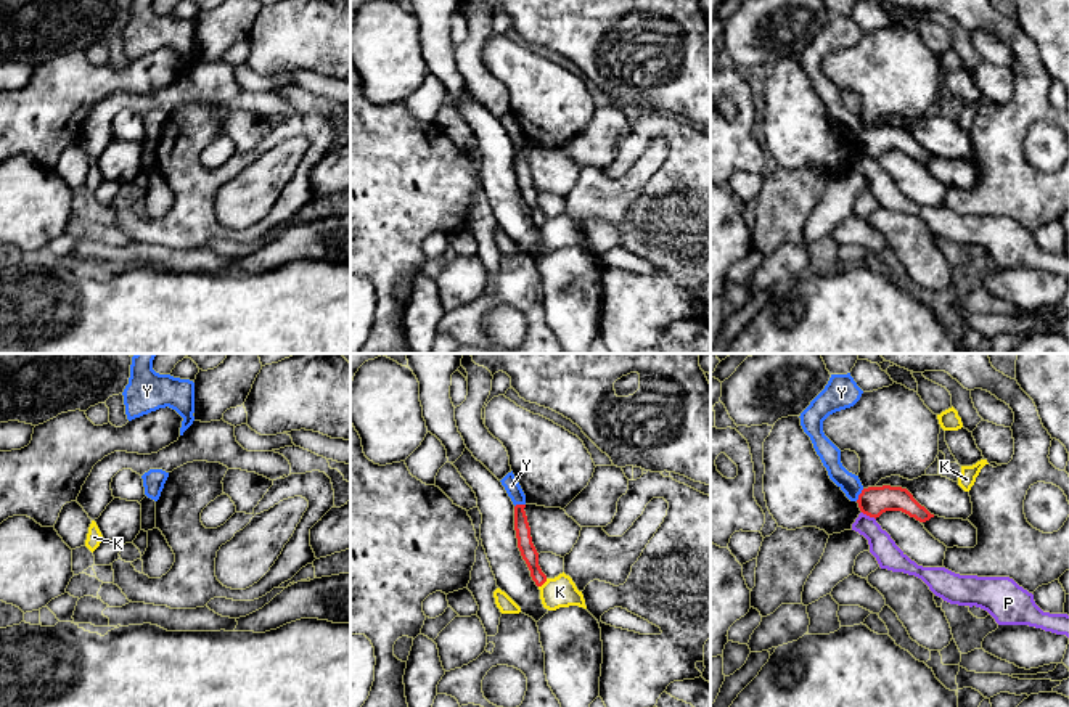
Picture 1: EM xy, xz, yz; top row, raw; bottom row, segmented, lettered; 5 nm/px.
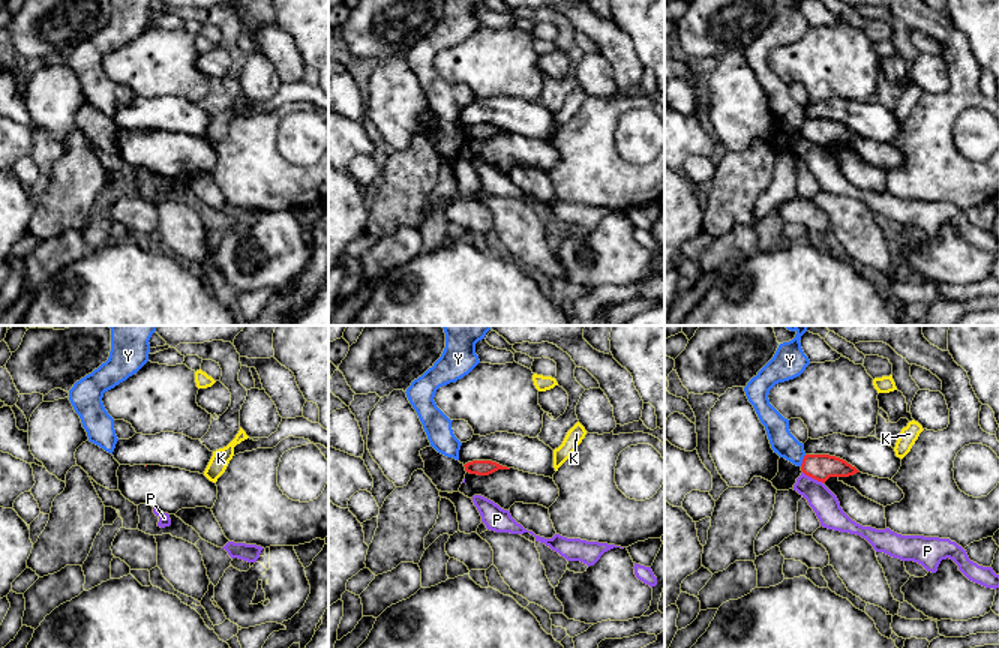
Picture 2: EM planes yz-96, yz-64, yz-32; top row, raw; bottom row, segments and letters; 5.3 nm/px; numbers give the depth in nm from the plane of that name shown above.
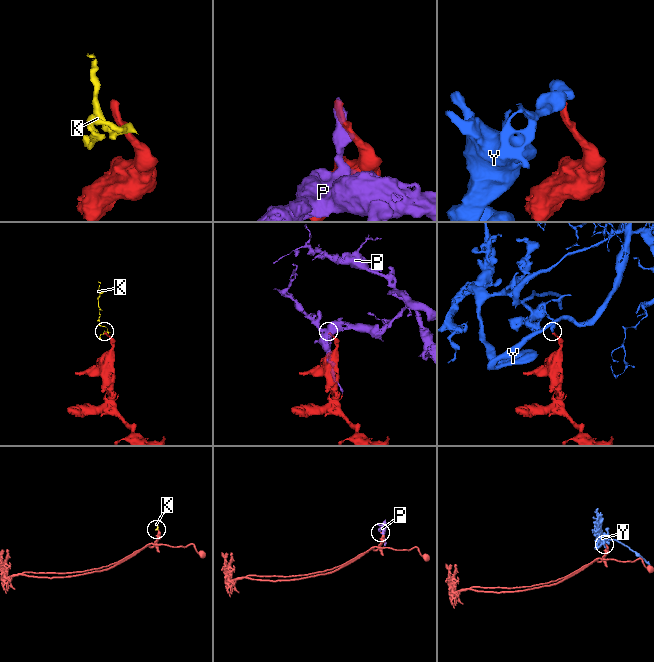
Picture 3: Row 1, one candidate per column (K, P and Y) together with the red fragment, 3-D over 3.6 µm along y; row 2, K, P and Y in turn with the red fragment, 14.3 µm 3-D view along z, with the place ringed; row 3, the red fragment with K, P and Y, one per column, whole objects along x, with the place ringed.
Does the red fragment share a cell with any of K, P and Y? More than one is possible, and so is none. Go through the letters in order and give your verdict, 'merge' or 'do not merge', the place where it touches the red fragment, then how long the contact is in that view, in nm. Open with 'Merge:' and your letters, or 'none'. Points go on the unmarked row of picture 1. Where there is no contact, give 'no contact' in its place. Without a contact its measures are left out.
Merge: none
K: do not merge; contact xz (542, 224); length 60 nm
P: do not merge; contact yz (868, 155); length 80 nm
Y: do not merge; contact yz (859, 135); length 80 nm

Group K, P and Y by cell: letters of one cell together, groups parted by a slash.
K / P / Y

